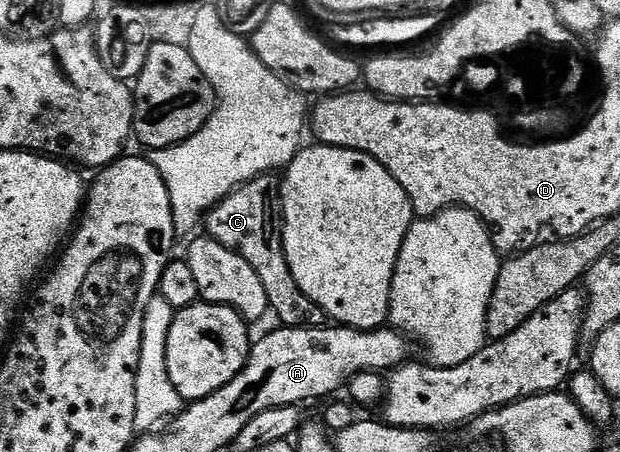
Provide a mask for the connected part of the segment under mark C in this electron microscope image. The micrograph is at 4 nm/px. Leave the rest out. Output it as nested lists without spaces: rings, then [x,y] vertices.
[[[277,177],[253,178],[248,184],[231,192],[206,213],[204,230],[209,237],[224,244],[224,248],[248,260],[252,272],[260,276],[260,284],[264,284],[264,292],[268,292],[268,304],[272,314],[279,318],[282,326],[327,325],[328,319],[324,308],[308,300],[308,296],[304,296],[304,292],[296,284],[296,276],[292,276],[292,268],[288,268],[282,243],[282,200]]]

